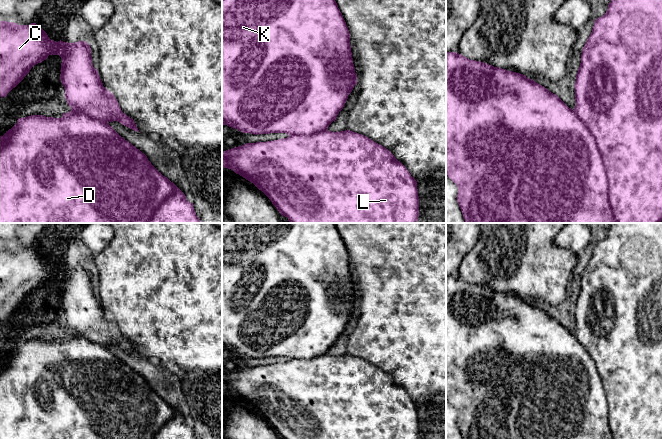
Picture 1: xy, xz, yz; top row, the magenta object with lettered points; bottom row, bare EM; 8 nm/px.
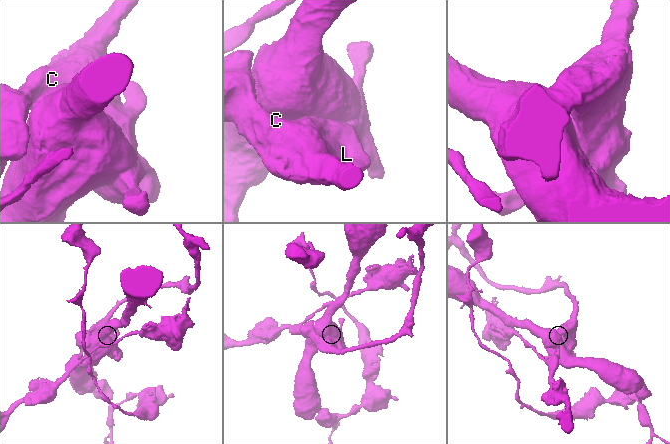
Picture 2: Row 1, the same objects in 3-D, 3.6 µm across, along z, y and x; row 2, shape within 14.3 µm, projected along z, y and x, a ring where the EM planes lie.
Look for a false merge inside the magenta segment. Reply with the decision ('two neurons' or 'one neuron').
two neurons

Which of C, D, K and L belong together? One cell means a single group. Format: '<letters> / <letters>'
C L / D K

